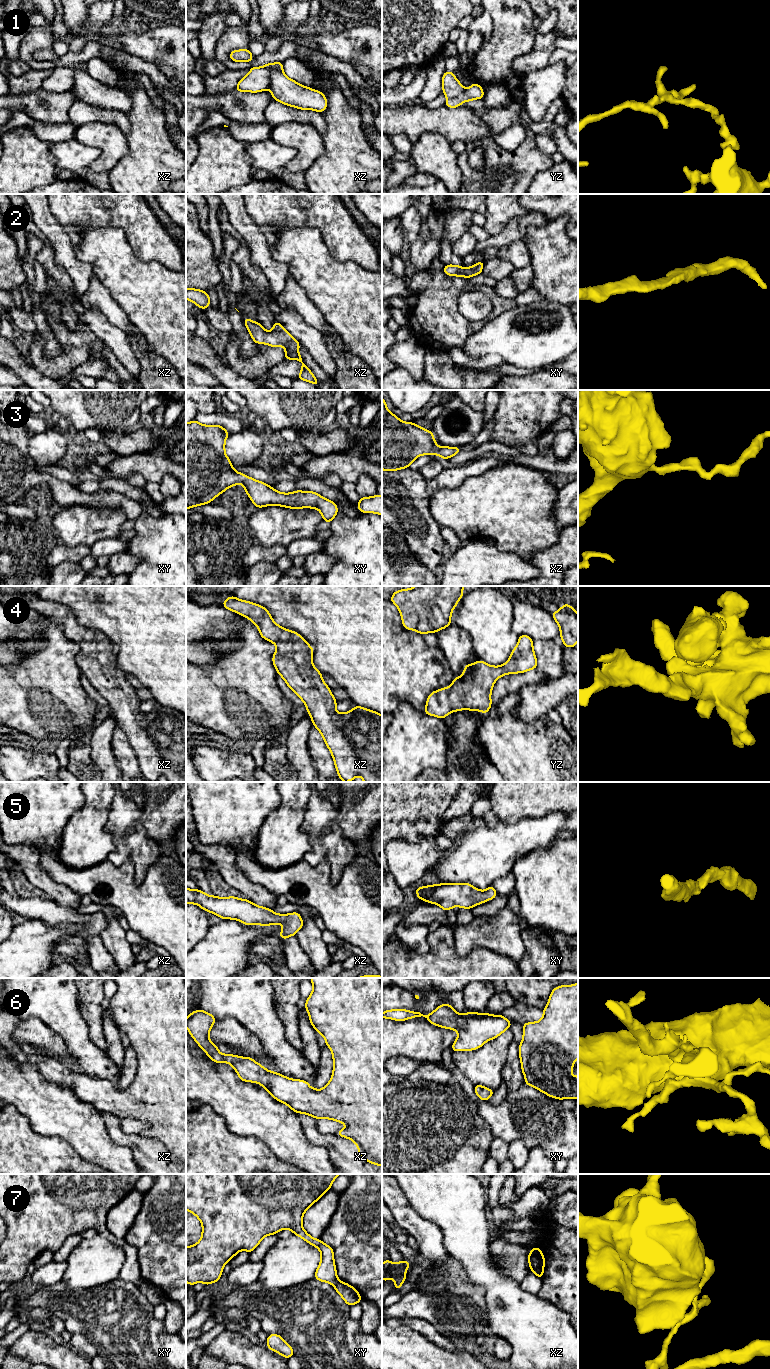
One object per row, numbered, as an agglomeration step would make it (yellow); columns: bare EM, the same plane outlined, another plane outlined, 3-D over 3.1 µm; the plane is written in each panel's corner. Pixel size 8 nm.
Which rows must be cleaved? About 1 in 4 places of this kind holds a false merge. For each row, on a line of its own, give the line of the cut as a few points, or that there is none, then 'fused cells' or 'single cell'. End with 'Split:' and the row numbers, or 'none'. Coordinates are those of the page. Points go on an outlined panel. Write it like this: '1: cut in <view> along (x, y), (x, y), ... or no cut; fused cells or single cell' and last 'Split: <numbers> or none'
1: cut in xz along (273, 63), (270, 85), (267, 89); fused cells
2: no cut; single cell
3: no cut; single cell
4: no cut; single cell
5: no cut; single cell
6: no cut; single cell
7: cut in xy along (338, 1280), (334, 1286); fused cells
Split: 1, 7

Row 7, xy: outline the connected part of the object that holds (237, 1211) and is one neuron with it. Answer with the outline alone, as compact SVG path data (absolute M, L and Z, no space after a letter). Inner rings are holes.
M186 1174L186 1210L193 1213L202 1223L202 1236L198 1243L186 1247L186 1283L194 1285L202 1282L205 1285L217 1282L221 1278L224 1265L229 1262L238 1252L246 1250L248 1253L252 1252L261 1242L261 1240L268 1236L278 1233L283 1229L290 1229L293 1234L299 1236L310 1245L317 1247L321 1253L321 1261L315 1272L314 1278L321 1281L336 1285L338 1282L336 1266L334 1262L334 1251L329 1246L323 1243L320 1239L311 1237L302 1226L303 1215L306 1210L319 1200L330 1188L340 1174Z

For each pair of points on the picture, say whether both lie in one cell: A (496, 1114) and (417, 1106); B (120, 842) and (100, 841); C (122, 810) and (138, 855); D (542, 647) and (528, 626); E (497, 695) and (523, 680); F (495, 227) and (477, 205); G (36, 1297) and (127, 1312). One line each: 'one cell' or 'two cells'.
A: two cells
B: two cells
C: one cell
D: two cells
E: one cell
F: two cells
G: one cell

